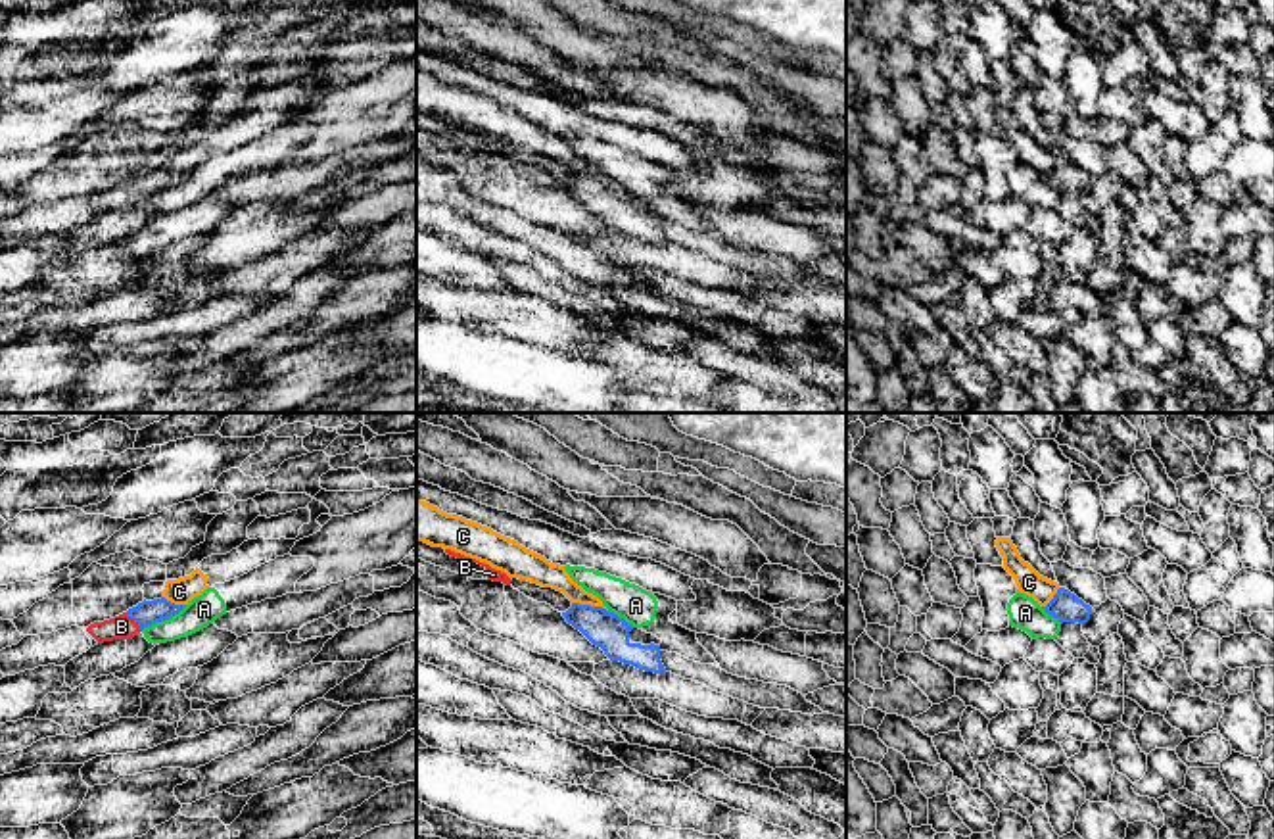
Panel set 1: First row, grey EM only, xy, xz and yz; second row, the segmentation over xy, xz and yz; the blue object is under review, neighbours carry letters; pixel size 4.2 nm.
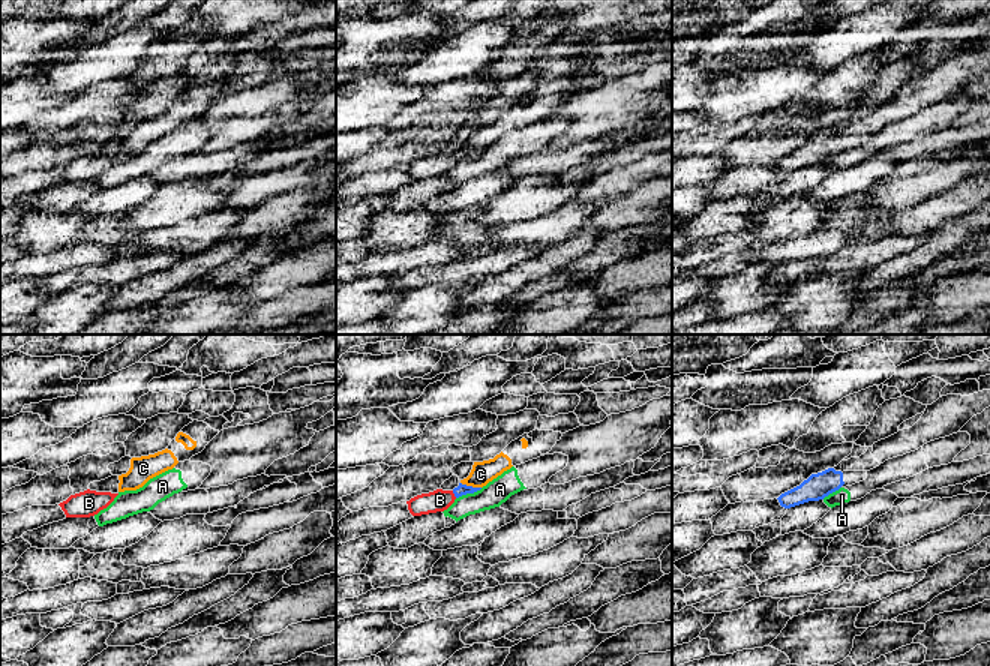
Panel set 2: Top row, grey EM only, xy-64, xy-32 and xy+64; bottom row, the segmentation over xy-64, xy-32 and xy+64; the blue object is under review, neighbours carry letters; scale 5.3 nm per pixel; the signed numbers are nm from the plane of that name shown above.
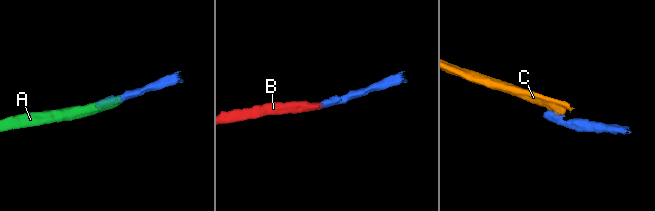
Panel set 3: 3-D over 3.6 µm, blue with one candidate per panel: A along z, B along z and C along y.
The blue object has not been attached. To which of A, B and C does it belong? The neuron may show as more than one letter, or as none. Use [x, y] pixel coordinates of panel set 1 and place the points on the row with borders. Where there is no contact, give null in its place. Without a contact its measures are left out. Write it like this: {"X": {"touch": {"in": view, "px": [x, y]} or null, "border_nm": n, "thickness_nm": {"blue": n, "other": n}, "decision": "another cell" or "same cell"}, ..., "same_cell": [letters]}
{"A": {"touch": {"in": "xy", "px": [164, 619]}, "border_nm": 220, "thickness_nm": {"blue": 110, "other": 130}, "decision": "another cell"}, "B": {"touch": {"in": "xy", "px": [135, 621]}, "border_nm": 100, "thickness_nm": {"blue": 110, "other": 100}, "decision": "same cell"}, "C": {"touch": {"in": "xz", "px": [589, 605]}, "border_nm": 160, "thickness_nm": {"blue": 160, "other": 110}, "decision": "another cell"}, "same_cell": ["B"]}

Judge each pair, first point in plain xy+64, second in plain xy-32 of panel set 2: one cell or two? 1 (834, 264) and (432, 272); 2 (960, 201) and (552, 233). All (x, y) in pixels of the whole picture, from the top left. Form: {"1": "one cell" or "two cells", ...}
{"1": "one cell", "2": "one cell"}

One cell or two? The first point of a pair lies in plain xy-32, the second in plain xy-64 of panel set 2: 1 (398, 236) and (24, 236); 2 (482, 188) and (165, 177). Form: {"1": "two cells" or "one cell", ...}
{"1": "one cell", "2": "two cells"}

